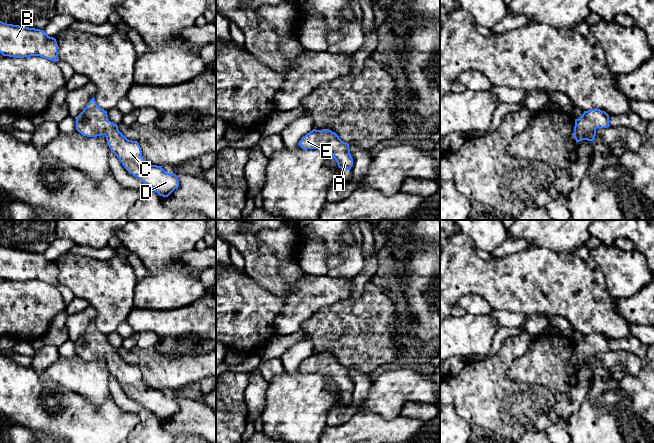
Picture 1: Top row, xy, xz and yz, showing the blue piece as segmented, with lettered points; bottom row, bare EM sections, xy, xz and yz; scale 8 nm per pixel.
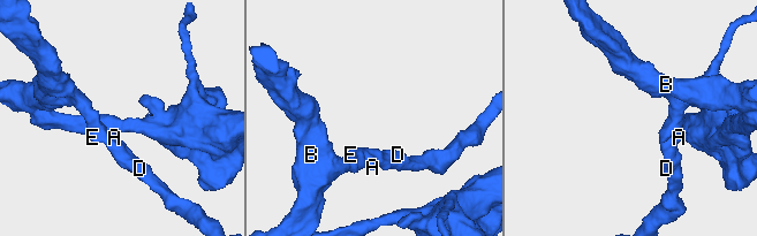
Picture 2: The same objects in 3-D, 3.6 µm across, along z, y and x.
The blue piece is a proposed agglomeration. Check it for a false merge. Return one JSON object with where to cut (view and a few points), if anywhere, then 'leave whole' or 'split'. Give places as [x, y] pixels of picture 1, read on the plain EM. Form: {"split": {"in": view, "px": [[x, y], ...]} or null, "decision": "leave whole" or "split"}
{"split": null, "decision": "leave whole"}

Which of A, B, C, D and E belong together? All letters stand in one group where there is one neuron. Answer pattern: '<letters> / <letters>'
A B C D E

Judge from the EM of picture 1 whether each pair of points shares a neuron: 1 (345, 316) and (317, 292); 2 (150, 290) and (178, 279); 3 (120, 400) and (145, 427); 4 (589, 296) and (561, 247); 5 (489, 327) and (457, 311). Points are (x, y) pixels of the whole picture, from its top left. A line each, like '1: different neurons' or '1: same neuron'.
1: different neurons
2: same neuron
3: same neuron
4: different neurons
5: different neurons

